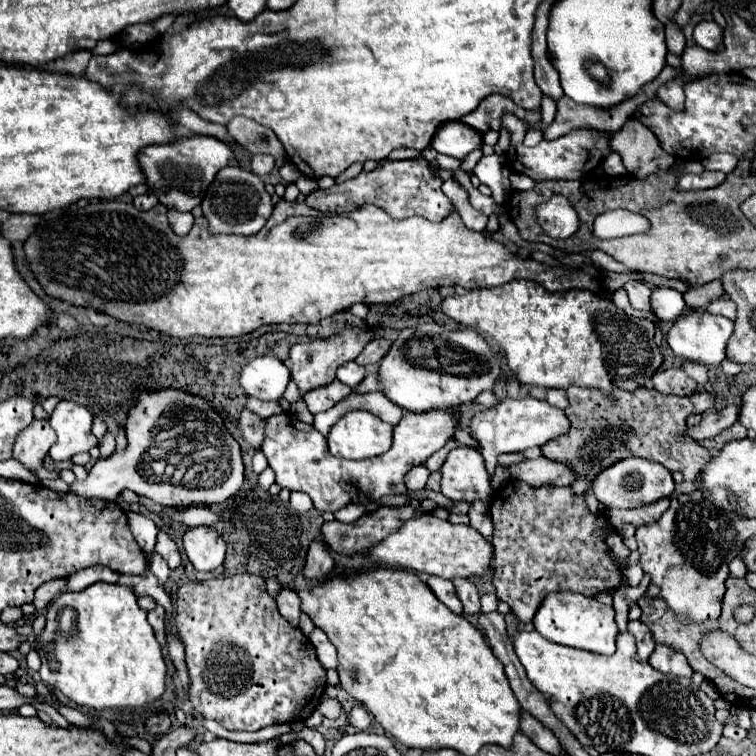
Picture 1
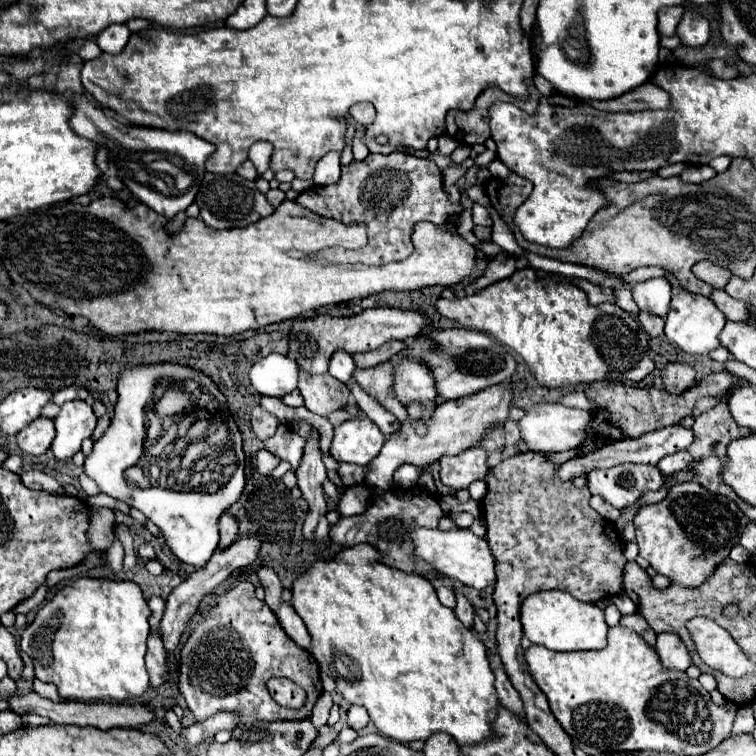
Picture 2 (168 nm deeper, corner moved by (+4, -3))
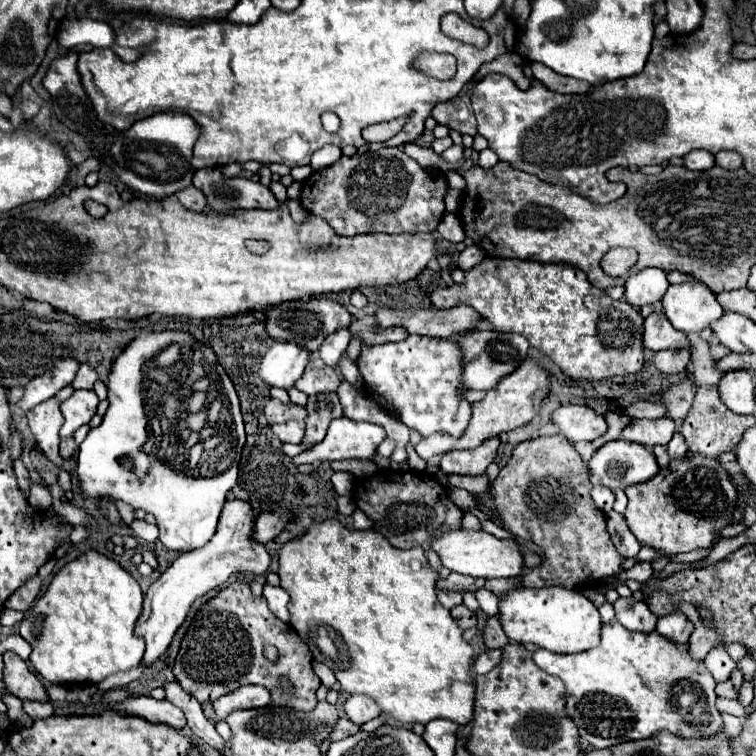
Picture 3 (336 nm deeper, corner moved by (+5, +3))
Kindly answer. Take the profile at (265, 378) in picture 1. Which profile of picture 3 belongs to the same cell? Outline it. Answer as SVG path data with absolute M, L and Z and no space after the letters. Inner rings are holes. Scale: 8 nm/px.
M276 342L260 360L260 378L268 386L276 388L292 388L294 382L302 376L310 354L292 344L292 342Z

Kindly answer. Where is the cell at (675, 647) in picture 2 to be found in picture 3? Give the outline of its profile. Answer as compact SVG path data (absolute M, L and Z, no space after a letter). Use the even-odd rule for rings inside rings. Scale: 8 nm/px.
M670 614L658 620L656 632L674 644L688 644L694 624L684 614Z

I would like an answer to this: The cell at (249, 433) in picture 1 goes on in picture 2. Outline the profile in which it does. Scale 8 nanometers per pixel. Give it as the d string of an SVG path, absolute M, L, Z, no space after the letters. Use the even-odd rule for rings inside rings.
M255 408L253 416L251 416L251 424L253 424L253 432L257 434L257 438L267 440L277 432L279 418L273 416L271 412L263 410L263 408Z

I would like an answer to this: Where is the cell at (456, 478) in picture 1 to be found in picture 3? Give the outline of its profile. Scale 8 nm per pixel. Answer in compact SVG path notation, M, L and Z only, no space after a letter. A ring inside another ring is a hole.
M490 438L482 442L482 446L472 450L452 450L440 458L440 470L444 474L460 474L460 476L480 476L486 474L488 464L496 458L500 446L500 438Z

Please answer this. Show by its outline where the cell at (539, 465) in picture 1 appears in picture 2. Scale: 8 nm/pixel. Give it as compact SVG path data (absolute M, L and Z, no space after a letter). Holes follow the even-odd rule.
M667 426L667 428L661 428L661 430L655 430L655 432L649 432L649 434L643 434L639 438L627 438L627 440L617 440L613 444L607 444L583 458L577 458L577 460L569 460L565 464L559 466L557 470L557 476L561 476L561 480L573 480L575 476L581 476L581 474L589 474L591 470L595 468L611 468L611 466L617 466L617 464L627 464L627 462L639 462L639 464L657 464L663 456L667 454L675 454L679 450L687 450L691 446L691 440L693 440L693 432L687 430L687 428L681 428L681 426Z

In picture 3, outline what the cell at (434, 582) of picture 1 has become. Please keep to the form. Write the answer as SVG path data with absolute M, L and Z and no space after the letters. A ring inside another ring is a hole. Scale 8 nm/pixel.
M438 590L438 600L442 606L446 606L448 610L462 604L462 594L454 594L454 590Z

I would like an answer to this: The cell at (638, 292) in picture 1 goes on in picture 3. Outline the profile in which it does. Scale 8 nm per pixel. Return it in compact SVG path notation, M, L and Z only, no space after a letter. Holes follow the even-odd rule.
M652 312L646 318L646 322L644 322L644 348L654 350L654 352L658 352L658 350L680 350L680 348L692 350L690 340L686 338L686 334L682 334L680 330L674 330L670 320L664 316L664 312Z

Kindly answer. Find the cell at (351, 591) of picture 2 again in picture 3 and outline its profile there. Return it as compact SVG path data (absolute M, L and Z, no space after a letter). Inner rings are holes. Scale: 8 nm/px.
M326 520L322 524L310 526L302 538L286 542L280 548L278 576L280 576L280 586L290 594L290 614L292 614L290 626L310 646L314 660L326 664L334 672L334 676L342 684L344 692L370 696L384 714L388 714L390 718L394 718L396 722L402 722L402 724L428 724L430 720L436 720L436 718L446 718L460 726L472 722L476 682L474 682L470 668L474 664L476 652L474 652L474 646L464 640L462 628L454 622L454 618L450 618L450 612L436 600L436 572L430 568L422 548L398 550L398 548L390 546L390 542L386 542L386 538L374 530L346 530L338 520Z

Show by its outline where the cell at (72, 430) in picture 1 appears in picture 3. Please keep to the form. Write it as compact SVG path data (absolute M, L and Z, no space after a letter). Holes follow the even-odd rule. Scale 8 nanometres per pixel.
M74 390L74 394L60 404L64 414L64 424L60 428L60 440L70 438L80 426L88 424L96 414L98 396L94 390Z

